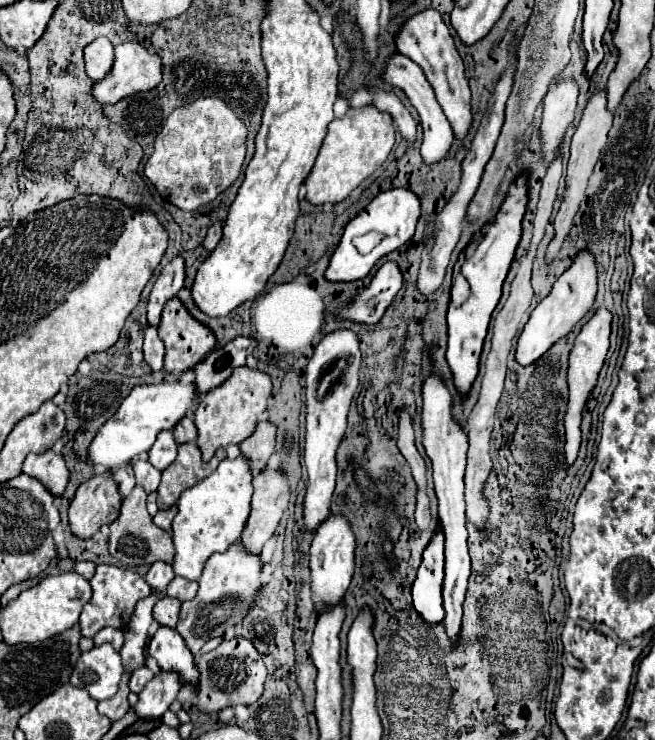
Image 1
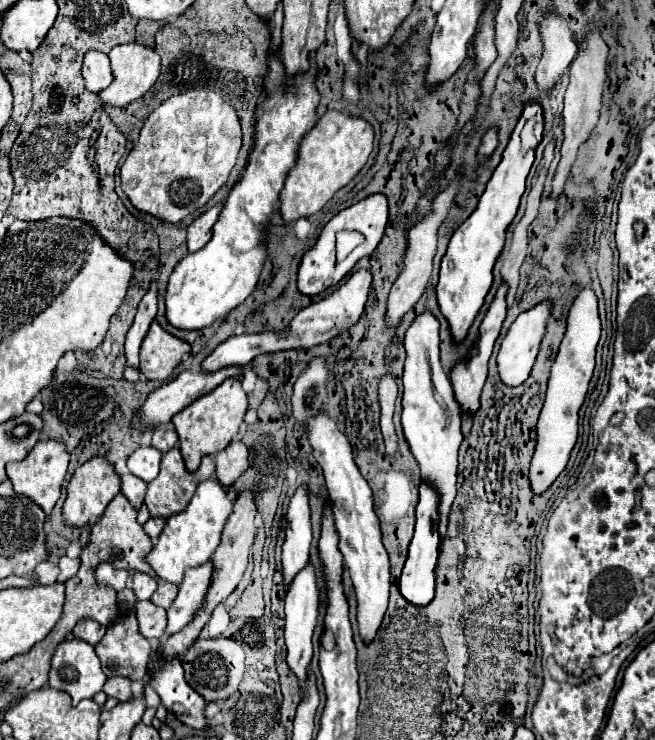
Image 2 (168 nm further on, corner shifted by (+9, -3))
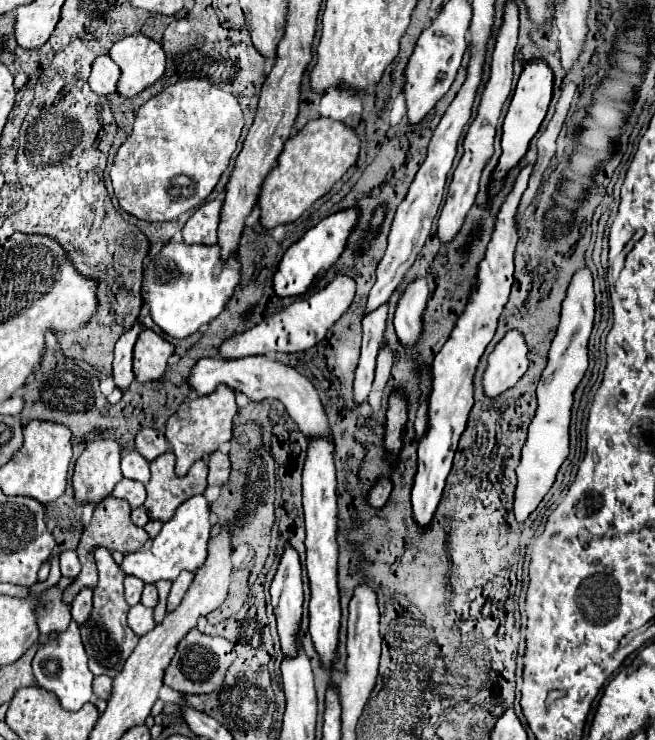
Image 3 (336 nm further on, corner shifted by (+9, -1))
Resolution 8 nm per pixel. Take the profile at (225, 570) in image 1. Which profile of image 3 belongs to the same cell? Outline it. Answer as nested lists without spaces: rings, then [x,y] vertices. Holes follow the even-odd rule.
[[[184,570],[184,574],[180,574],[180,576],[172,582],[172,590],[170,590],[170,596],[168,596],[168,610],[166,610],[166,612],[172,612],[172,610],[178,608],[180,600],[182,600],[184,594],[188,592],[188,588],[190,588],[194,576],[196,576],[196,572]]]

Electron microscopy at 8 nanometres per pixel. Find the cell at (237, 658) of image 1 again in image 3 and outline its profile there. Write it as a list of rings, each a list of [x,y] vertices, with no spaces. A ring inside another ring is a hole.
[[[192,630],[184,642],[180,642],[176,656],[172,658],[164,682],[182,694],[210,694],[220,690],[230,664],[236,660],[236,650],[230,640],[222,636],[208,636],[200,630]]]

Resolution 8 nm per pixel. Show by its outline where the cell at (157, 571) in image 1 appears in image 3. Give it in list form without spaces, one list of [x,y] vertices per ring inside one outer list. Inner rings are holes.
[[[126,576],[126,580],[124,580],[124,594],[126,594],[126,600],[128,600],[130,606],[134,606],[134,604],[140,602],[144,586],[146,586],[144,580],[140,580],[136,576]]]

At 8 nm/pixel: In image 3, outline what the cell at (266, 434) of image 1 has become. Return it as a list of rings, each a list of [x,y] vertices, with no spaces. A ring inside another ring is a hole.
[[[214,452],[208,458],[208,484],[210,486],[224,486],[230,478],[230,456],[224,452]]]

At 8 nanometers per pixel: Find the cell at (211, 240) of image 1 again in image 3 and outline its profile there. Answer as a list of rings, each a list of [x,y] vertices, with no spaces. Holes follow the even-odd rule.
[[[212,200],[202,204],[182,228],[184,244],[216,244],[218,242],[218,224],[220,210],[224,200]]]

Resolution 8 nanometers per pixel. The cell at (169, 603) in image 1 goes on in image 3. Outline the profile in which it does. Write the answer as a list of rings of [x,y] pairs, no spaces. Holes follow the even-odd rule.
[[[144,604],[132,606],[130,612],[128,612],[128,626],[138,636],[144,636],[146,632],[150,632],[156,626],[156,622],[154,622],[154,608],[146,608]]]

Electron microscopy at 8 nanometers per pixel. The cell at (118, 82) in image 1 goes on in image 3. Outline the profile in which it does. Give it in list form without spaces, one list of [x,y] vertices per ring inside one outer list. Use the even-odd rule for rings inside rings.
[[[132,34],[118,40],[110,48],[110,56],[122,70],[116,92],[124,98],[132,98],[152,86],[166,68],[162,46],[144,34]]]

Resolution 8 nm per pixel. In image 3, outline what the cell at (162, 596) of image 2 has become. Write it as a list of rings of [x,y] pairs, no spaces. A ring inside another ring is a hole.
[[[148,584],[148,586],[144,588],[140,602],[142,602],[144,606],[148,606],[148,608],[154,608],[154,606],[156,606],[156,602],[158,602],[158,590],[156,590],[154,584]]]

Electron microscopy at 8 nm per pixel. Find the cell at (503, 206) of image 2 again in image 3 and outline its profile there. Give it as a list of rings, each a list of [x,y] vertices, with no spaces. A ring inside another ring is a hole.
[[[528,62],[526,64],[526,68],[518,80],[518,86],[514,90],[504,126],[502,126],[502,156],[498,160],[498,166],[492,172],[492,180],[488,186],[488,200],[492,200],[496,194],[502,192],[506,176],[510,174],[510,170],[514,170],[520,164],[520,160],[526,156],[530,140],[538,132],[538,128],[540,128],[540,124],[548,112],[548,104],[552,100],[552,78],[554,78],[552,70],[544,62],[534,62],[534,64]]]

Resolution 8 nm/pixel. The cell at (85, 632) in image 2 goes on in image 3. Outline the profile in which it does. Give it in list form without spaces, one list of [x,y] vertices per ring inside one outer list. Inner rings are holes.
[[[82,590],[72,602],[72,618],[78,626],[84,626],[90,620],[92,612],[92,590]]]

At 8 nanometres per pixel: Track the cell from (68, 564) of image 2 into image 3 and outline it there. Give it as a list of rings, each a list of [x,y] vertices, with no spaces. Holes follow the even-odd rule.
[[[74,550],[60,554],[60,570],[62,570],[62,576],[68,576],[68,578],[76,578],[80,574],[80,562]]]

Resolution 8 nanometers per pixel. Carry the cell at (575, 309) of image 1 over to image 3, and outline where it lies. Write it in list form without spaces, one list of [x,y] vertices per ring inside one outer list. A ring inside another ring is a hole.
[[[508,330],[488,356],[488,368],[484,372],[484,392],[494,398],[516,382],[528,370],[528,346],[526,336],[520,330]]]

